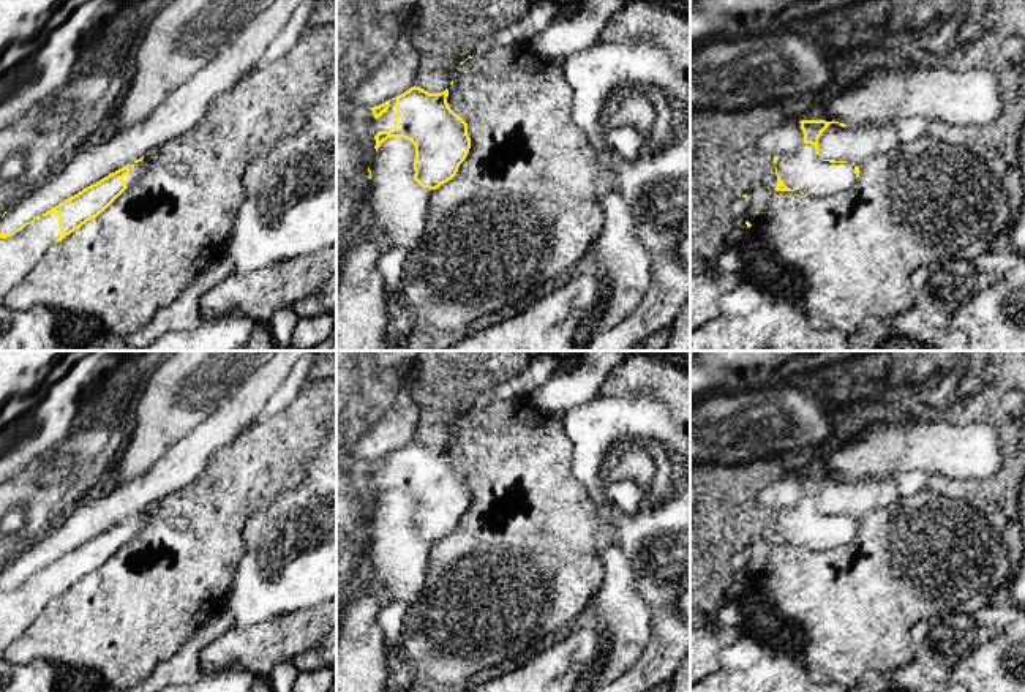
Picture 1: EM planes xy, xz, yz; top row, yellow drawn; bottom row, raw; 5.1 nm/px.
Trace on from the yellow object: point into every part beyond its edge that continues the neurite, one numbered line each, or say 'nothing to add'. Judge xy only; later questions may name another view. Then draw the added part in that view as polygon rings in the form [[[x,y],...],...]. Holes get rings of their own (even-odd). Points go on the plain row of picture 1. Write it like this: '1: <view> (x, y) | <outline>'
1: xy (136, 523) | [[[147,509],[142,515],[130,518],[130,528],[123,531],[123,536],[128,542],[142,529],[150,515],[152,509]]]
2: xy (19, 607) | [[[58,567],[41,570],[11,591],[0,592],[0,657],[21,638],[62,589]]]

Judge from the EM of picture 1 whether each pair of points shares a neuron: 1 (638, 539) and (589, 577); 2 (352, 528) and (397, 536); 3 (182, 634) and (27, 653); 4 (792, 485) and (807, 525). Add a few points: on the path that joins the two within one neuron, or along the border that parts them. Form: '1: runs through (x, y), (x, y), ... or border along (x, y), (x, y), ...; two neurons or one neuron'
1: border along (596, 514), (615, 531), (616, 545); two neurons
2: border along (370, 533), (370, 550), (367, 553); two neurons
3: runs through (144, 634), (65, 634); one neuron
4: border along (799, 476), (803, 496), (793, 506), (774, 511); two neurons

